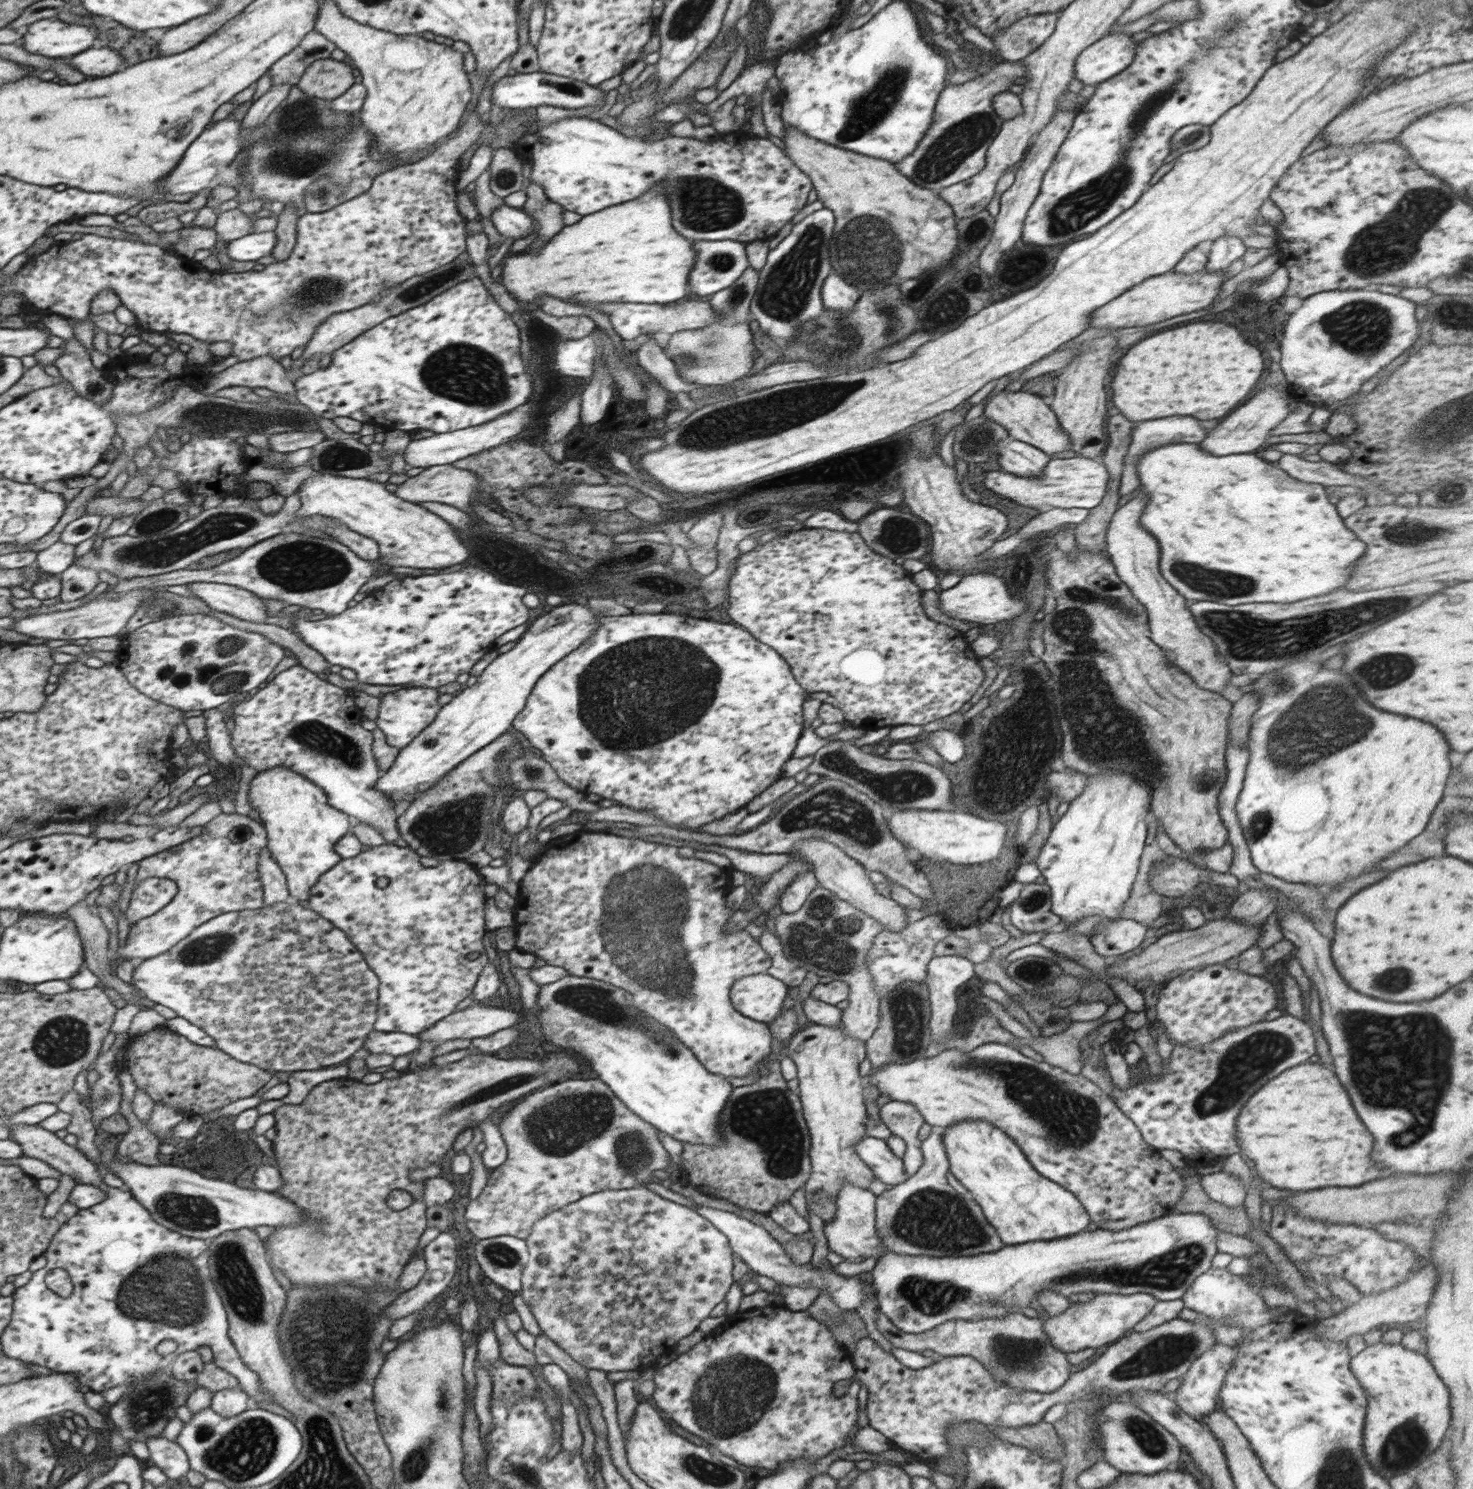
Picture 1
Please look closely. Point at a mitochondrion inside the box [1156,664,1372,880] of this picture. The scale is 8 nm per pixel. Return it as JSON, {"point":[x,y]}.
{"point":[1274,686]}

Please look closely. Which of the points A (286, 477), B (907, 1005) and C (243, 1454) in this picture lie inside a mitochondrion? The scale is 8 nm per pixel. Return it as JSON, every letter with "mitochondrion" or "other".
{"A":"other","B":"mitochondrion","C":"mitochondrion"}

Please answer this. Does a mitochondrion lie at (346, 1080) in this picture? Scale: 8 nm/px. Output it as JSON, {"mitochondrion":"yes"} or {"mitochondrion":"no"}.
{"mitochondrion":"no"}

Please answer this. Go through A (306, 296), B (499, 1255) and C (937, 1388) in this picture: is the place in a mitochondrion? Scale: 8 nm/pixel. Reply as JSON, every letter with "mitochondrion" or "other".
{"A":"mitochondrion","B":"mitochondrion","C":"other"}

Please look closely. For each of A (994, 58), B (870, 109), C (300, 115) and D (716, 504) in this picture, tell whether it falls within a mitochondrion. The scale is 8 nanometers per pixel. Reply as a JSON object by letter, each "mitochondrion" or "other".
{"A":"other","B":"mitochondrion","C":"mitochondrion","D":"other"}

